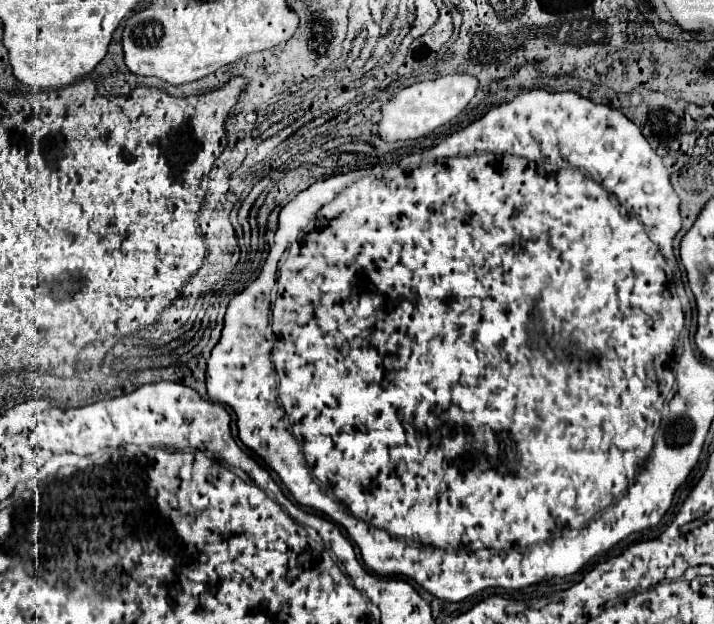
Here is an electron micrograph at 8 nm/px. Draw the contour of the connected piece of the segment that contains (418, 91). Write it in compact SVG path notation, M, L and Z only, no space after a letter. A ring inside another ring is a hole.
M454 73L446 77L438 77L432 81L414 83L402 89L392 101L382 107L382 115L378 121L378 135L386 141L398 139L418 139L432 133L436 127L452 121L460 111L466 109L472 97L478 93L478 79L466 73Z

